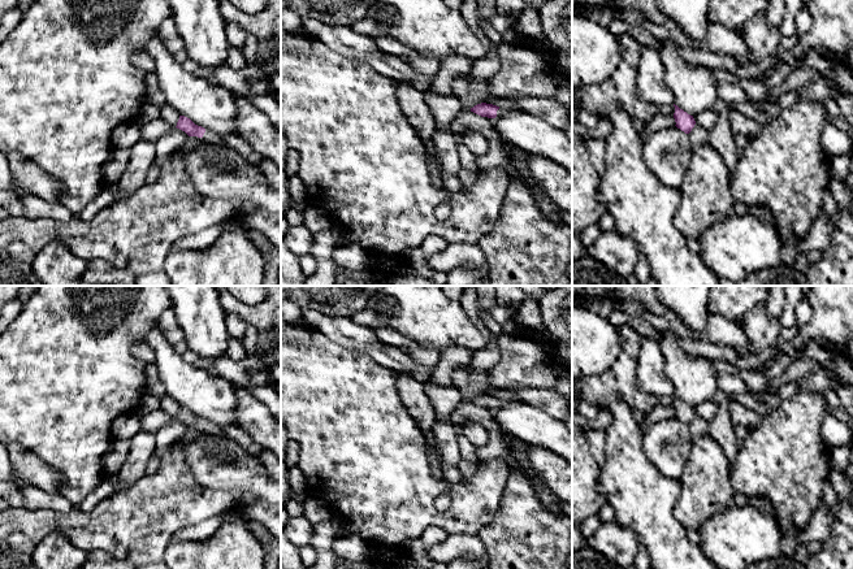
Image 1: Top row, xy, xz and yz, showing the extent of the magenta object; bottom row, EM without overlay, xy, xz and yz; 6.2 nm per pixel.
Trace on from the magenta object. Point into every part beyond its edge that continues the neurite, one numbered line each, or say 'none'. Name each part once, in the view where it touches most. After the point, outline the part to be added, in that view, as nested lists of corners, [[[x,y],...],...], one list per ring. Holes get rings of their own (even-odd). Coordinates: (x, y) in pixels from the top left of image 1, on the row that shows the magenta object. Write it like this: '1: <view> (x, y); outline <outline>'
none

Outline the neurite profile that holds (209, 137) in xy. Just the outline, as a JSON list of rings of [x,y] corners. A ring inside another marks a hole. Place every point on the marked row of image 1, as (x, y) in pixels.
[[[205,129],[205,133],[202,138],[198,136],[189,136],[187,143],[185,144],[189,151],[192,148],[204,145],[204,144],[215,144],[215,143],[224,143],[222,138],[213,131]]]

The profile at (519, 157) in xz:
[[[502,139],[502,142],[508,152],[514,165],[519,170],[519,174],[528,182],[528,184],[531,187],[536,186],[536,181],[532,177],[531,170],[527,164],[527,153],[516,147],[514,147],[512,144],[507,143],[503,139]]]

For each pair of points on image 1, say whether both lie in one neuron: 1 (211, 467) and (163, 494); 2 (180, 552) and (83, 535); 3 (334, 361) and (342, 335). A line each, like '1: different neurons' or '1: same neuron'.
1: different neurons
2: different neurons
3: different neurons

